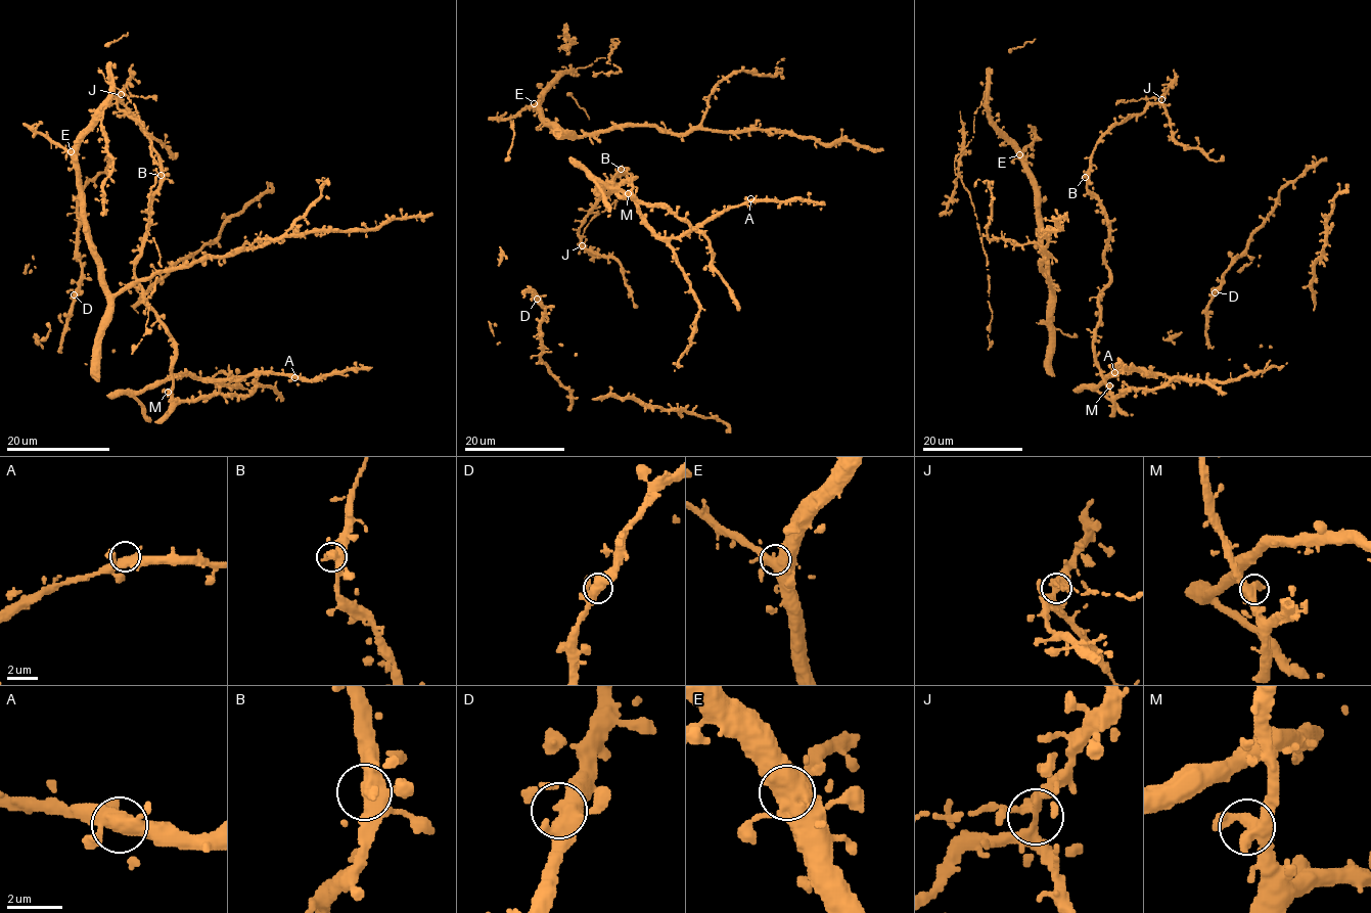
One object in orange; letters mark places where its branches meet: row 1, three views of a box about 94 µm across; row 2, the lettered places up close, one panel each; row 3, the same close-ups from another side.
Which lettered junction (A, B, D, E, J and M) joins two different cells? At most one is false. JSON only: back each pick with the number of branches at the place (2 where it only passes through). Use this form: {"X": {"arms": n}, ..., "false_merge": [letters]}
{"J": {"arms": 6}, "false_merge": ["J"]}

